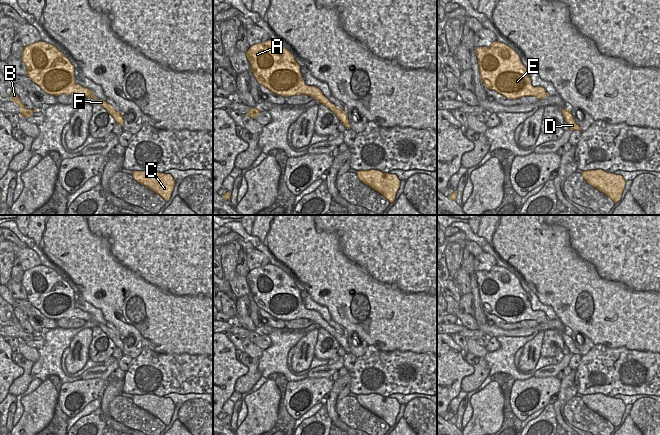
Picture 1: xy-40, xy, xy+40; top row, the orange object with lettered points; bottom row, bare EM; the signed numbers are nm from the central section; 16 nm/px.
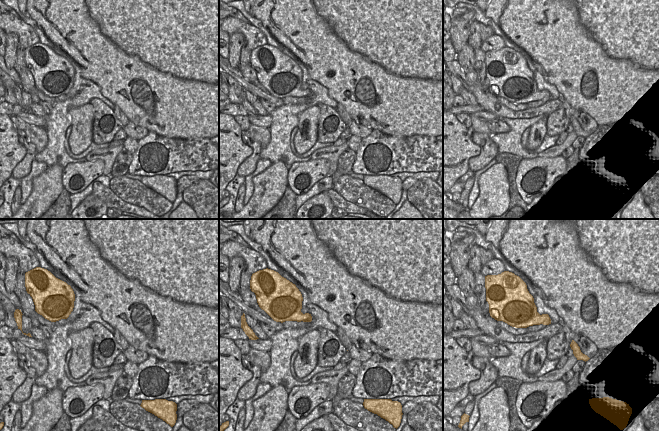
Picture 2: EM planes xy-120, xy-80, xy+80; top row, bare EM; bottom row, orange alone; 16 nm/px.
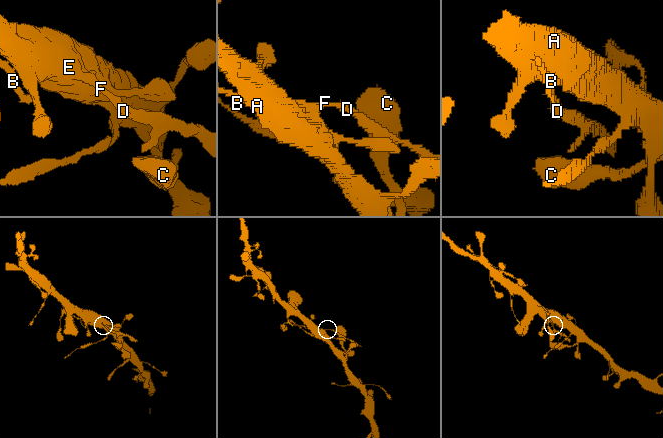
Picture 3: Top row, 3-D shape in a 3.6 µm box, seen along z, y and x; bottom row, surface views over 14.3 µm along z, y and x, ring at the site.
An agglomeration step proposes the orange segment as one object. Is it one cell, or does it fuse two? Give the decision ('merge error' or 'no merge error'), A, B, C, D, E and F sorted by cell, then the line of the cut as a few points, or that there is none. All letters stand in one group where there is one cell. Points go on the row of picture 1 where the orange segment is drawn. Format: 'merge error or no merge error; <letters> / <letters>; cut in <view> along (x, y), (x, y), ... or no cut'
merge error; A B C E / D F; cut in xy along (324, 96), (318, 100)

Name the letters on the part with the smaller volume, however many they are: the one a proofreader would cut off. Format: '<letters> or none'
D, F

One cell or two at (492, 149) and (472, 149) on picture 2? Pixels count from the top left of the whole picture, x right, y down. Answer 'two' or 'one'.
two

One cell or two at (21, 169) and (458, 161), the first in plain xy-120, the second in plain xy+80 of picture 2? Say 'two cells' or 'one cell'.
two cells

